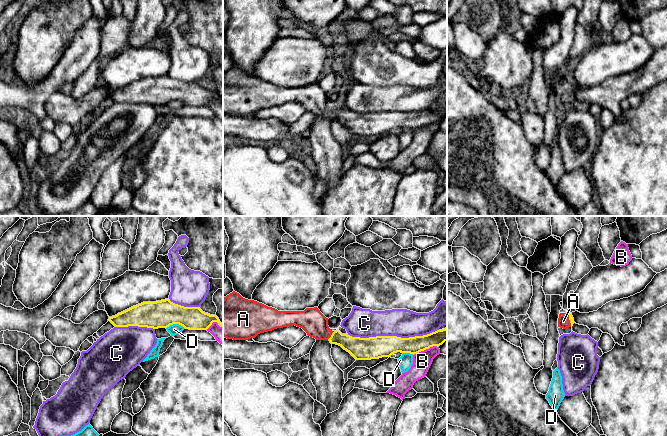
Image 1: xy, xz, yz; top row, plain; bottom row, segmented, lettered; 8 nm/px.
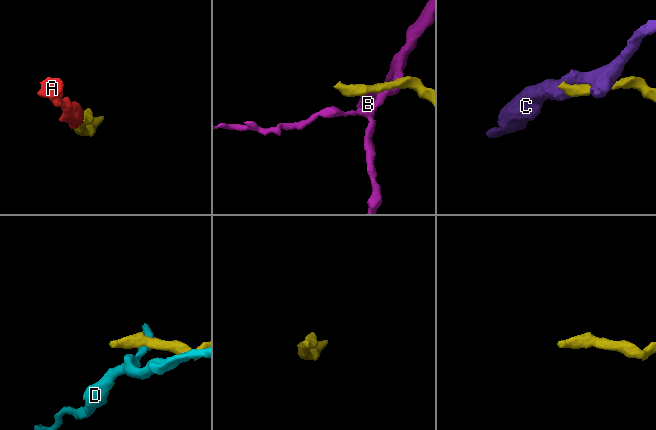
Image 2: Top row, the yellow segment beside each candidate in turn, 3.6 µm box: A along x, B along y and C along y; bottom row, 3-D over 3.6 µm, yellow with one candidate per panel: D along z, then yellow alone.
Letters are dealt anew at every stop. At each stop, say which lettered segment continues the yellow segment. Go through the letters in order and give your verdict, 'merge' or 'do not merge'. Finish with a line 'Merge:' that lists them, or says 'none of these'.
A: merge
B: do not merge
C: do not merge
D: do not merge
Merge: A

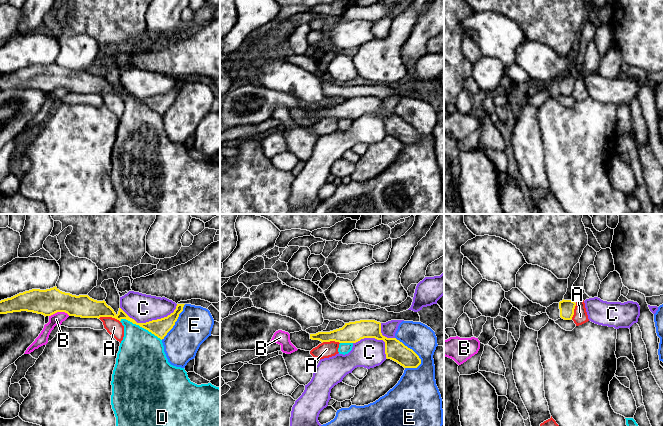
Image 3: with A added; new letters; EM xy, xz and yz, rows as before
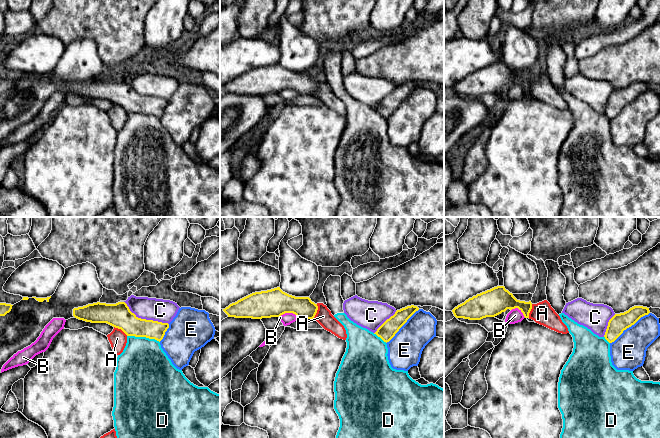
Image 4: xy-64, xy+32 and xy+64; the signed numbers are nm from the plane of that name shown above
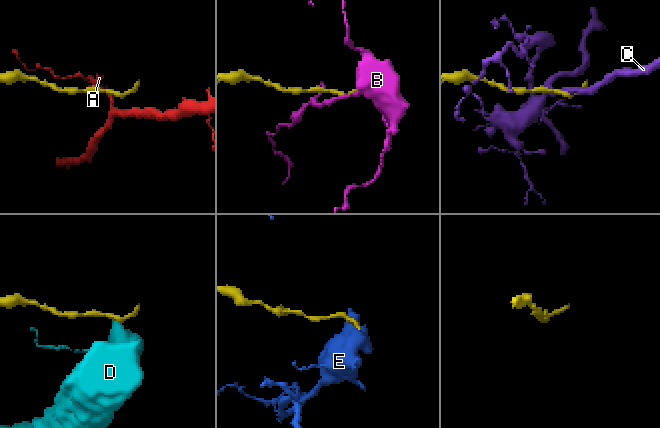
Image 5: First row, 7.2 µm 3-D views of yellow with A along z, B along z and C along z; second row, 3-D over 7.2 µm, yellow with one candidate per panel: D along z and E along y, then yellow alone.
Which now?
A: do not merge
B: do not merge
C: do not merge
D: do not merge
E: do not merge
Merge: none of these

